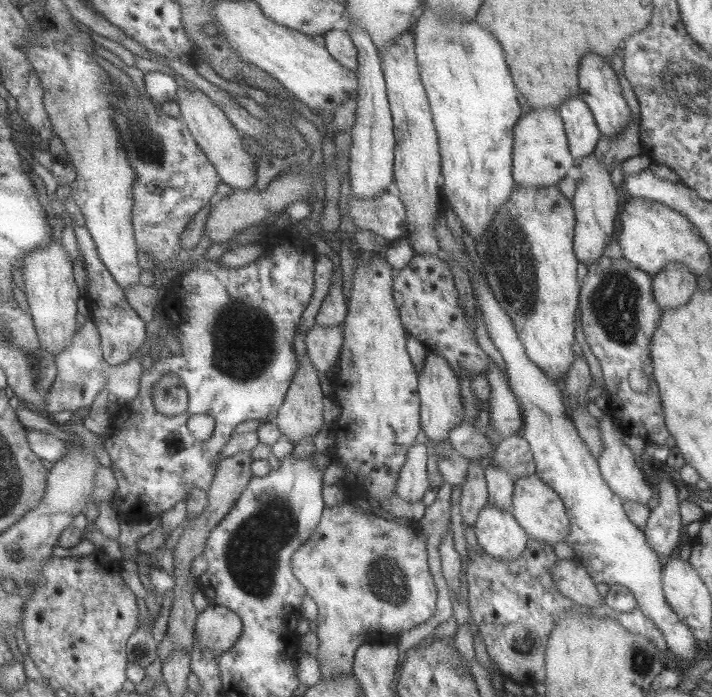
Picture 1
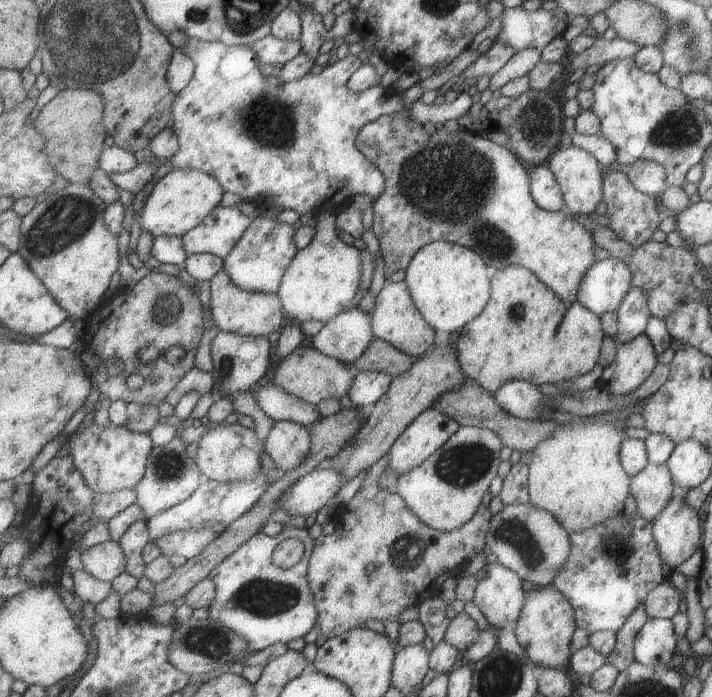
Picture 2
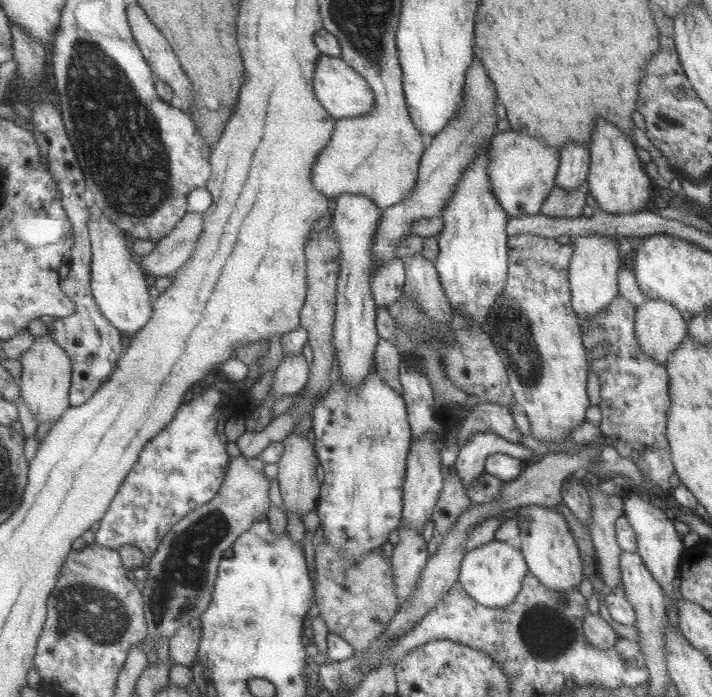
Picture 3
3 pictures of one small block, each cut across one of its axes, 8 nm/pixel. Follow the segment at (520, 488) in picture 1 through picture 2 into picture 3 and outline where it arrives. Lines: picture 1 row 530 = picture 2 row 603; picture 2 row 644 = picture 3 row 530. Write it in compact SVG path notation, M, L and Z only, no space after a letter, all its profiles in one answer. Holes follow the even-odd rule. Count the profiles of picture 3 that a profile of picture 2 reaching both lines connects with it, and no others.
M527 505L517 507L515 516L519 526L520 551L527 570L549 590L565 594L577 589L581 582L581 558L563 515L553 507Z

